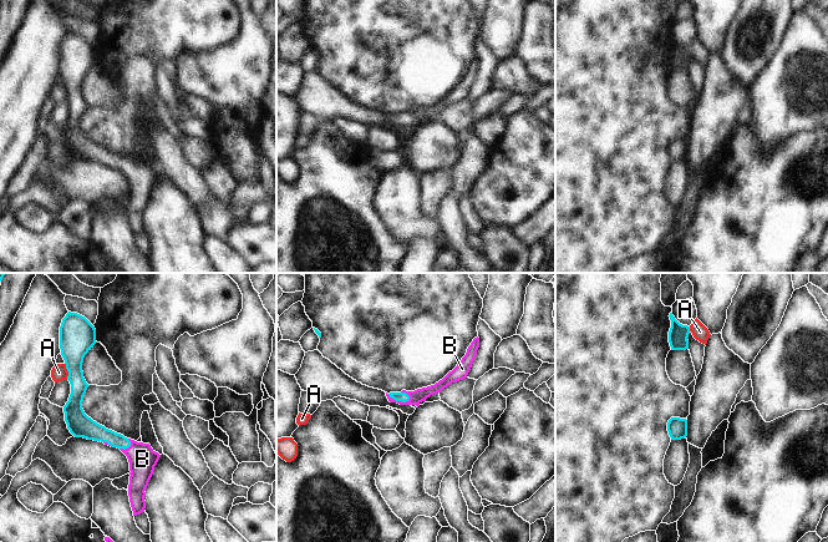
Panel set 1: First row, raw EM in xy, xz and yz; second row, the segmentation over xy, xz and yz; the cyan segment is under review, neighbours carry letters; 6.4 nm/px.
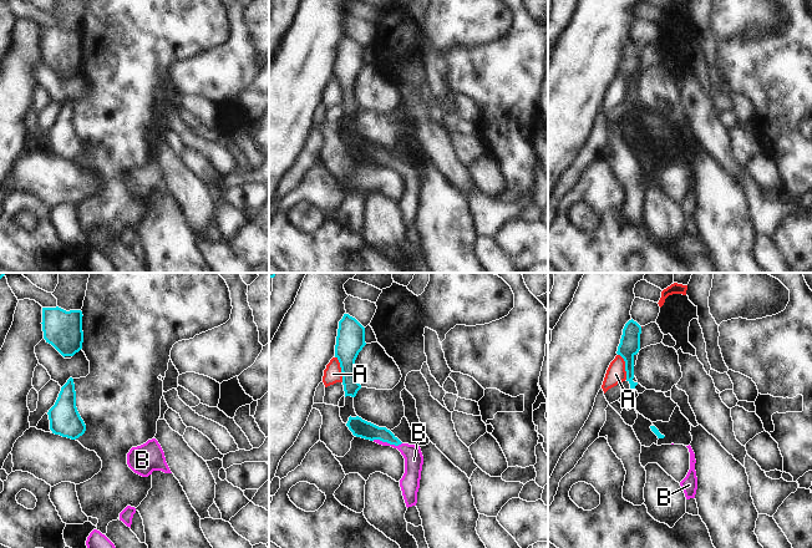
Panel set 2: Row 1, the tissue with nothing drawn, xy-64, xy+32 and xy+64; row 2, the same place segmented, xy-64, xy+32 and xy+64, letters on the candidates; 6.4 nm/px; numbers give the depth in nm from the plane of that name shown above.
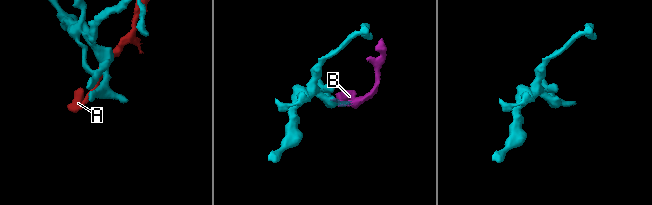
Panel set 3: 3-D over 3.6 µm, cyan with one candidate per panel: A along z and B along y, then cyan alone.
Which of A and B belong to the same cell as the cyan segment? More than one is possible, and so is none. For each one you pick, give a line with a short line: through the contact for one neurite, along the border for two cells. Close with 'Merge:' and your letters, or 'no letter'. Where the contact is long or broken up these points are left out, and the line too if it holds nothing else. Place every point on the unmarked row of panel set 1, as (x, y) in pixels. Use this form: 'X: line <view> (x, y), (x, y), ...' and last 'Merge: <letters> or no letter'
B: line xz (399, 117), (399, 121), (405, 122), (418, 116)
Merge: B

